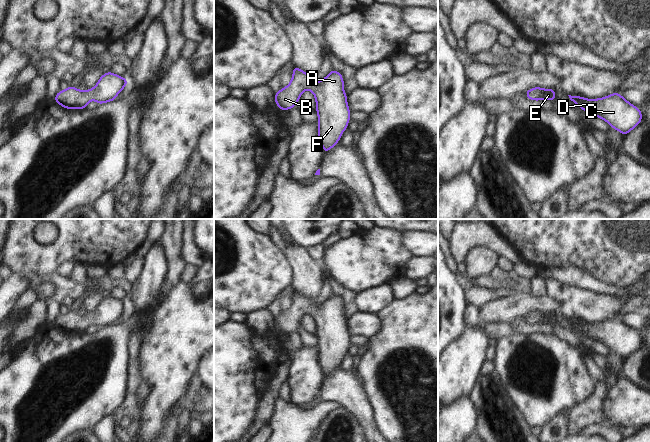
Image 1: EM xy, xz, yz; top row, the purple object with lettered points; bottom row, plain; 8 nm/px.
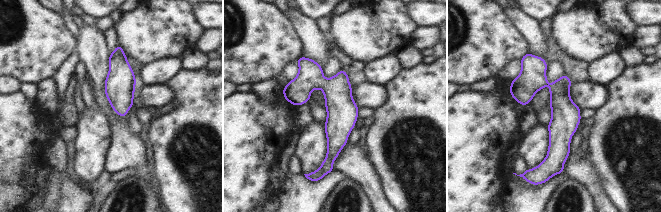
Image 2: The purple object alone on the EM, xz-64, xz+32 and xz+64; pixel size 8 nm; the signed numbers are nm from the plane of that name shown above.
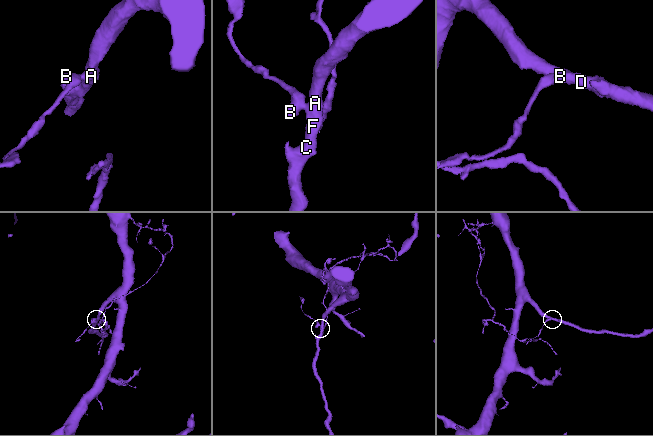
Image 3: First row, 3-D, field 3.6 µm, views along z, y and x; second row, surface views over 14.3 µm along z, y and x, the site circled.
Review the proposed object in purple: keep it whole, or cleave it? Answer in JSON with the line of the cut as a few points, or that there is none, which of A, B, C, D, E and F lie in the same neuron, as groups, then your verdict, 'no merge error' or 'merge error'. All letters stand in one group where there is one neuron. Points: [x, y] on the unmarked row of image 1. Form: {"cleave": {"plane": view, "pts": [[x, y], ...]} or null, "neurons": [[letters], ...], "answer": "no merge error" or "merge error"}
{"cleave": null, "neurons": [["A", "B", "C", "D", "E", "F"]], "answer": "no merge error"}

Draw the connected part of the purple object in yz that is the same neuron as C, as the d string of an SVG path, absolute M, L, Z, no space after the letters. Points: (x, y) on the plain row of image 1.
M618 316L598 323L568 320L586 337L603 343L622 359L627 359L639 349L643 341L640 333L628 326Z

